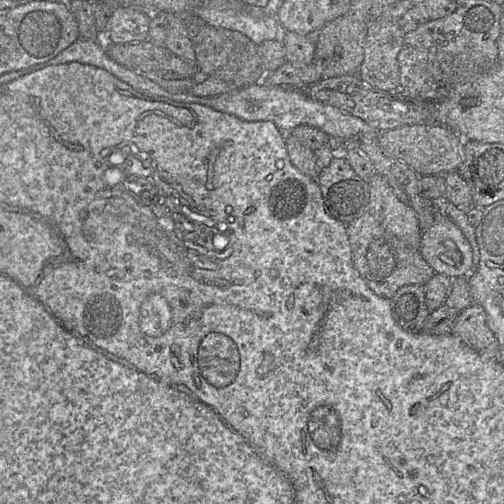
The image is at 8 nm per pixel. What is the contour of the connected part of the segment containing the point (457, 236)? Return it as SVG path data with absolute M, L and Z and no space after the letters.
M437 212L433 224L422 232L419 251L437 274L468 277L474 269L469 241L448 216Z

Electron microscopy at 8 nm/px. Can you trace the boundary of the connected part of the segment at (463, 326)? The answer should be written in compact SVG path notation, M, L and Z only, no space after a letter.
M471 303L462 310L451 334L460 337L465 344L483 355L498 360L499 343L487 325L487 315L482 306Z

